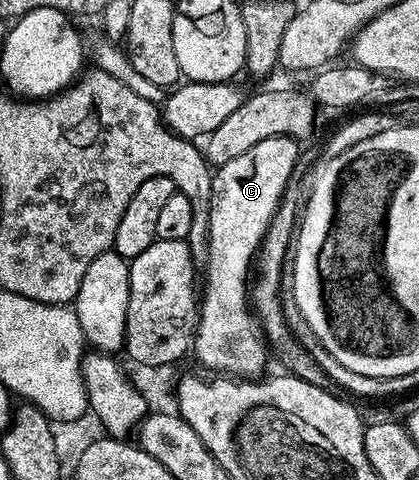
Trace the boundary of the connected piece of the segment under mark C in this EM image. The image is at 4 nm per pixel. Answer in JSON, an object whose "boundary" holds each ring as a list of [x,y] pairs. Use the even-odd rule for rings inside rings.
{"boundary":[[[272,136],[272,140],[260,140],[260,144],[252,144],[248,152],[236,156],[236,160],[228,160],[228,164],[213,171],[210,239],[208,256],[204,263],[206,287],[203,290],[201,287],[200,290],[198,332],[194,335],[192,347],[193,357],[198,357],[210,369],[207,371],[237,376],[242,380],[253,379],[265,371],[262,369],[266,366],[268,346],[263,335],[256,329],[256,319],[248,301],[248,283],[252,278],[252,263],[262,245],[262,237],[265,236],[268,224],[280,204],[284,188],[290,183],[290,173],[298,163],[299,153],[300,146],[295,139],[288,136]]]}

